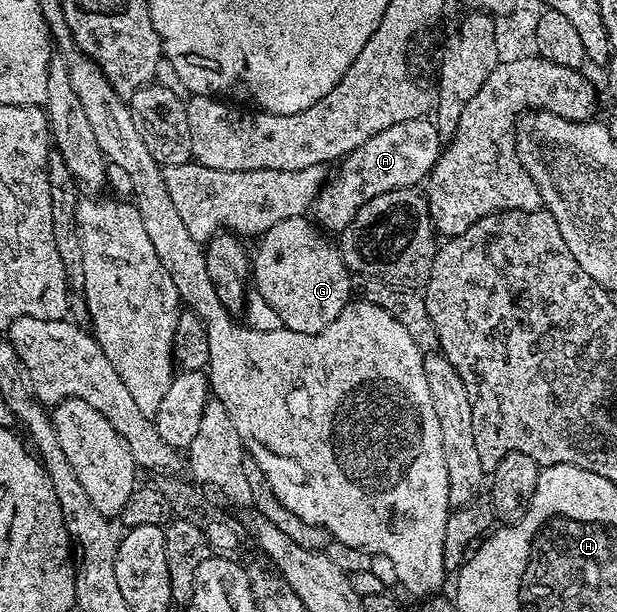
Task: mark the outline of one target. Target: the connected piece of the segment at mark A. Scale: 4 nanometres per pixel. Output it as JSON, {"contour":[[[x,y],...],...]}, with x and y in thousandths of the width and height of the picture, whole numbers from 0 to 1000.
{"contour":[[[634,212],[618,216],[590,239],[571,245],[554,257],[548,275],[522,302],[515,322],[506,335],[506,359],[528,382],[553,382],[577,356],[590,330],[603,330],[629,310],[648,310],[682,302],[707,271],[710,257],[720,247],[720,230],[703,212],[694,216],[658,216],[665,212]]]}

